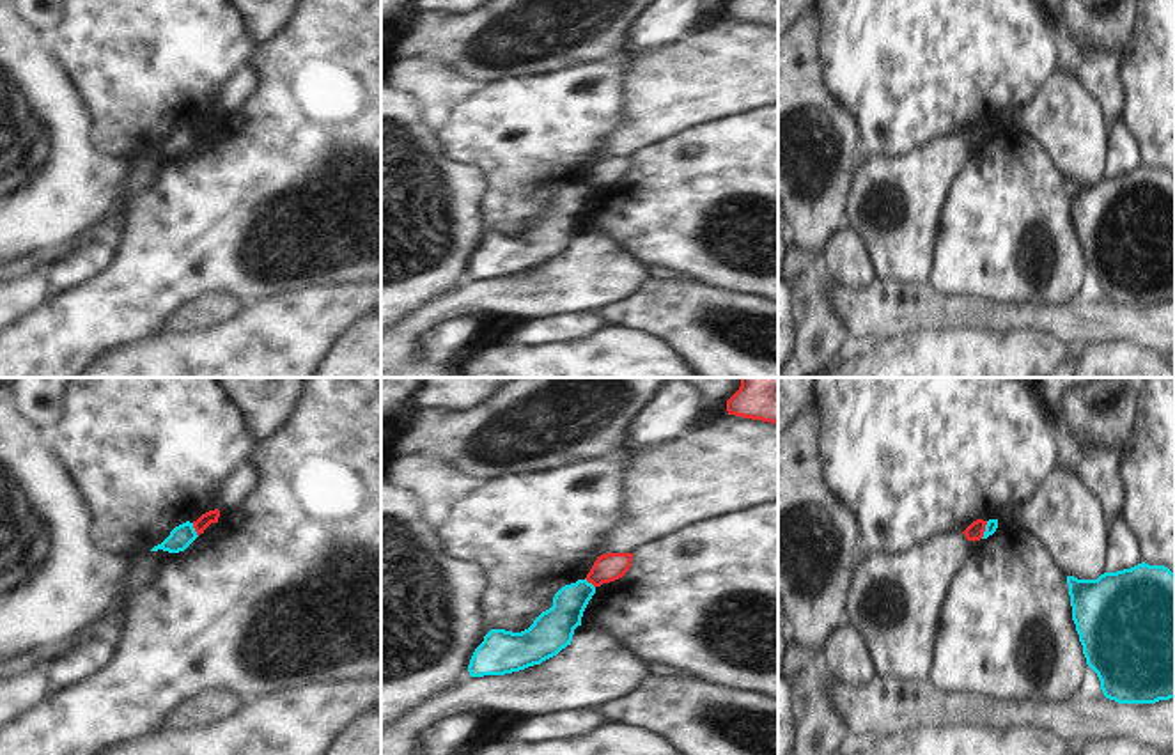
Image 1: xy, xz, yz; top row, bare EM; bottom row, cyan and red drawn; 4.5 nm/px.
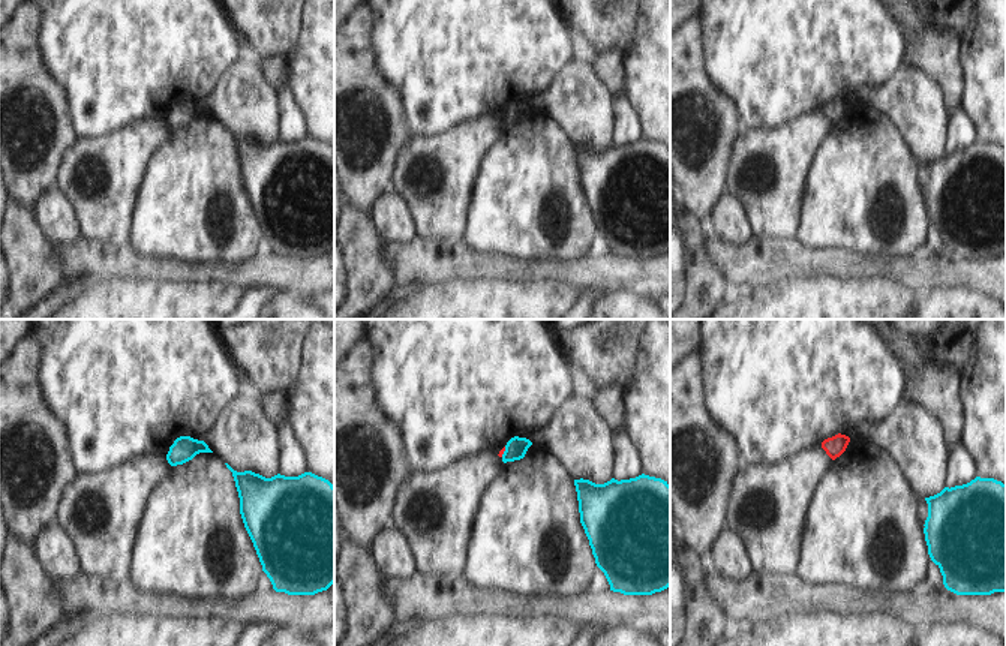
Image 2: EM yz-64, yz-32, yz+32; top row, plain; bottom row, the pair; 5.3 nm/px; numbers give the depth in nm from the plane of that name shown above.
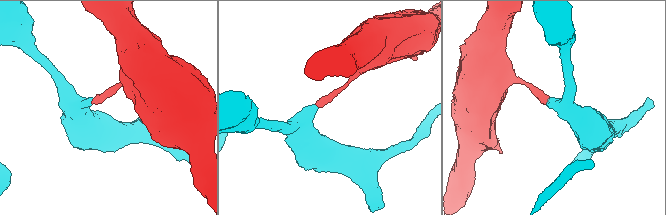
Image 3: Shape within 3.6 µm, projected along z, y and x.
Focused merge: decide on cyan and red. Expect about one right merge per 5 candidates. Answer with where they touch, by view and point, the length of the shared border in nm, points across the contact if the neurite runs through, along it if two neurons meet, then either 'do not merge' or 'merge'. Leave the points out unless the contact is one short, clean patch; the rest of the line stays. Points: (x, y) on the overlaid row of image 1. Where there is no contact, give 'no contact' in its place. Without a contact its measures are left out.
yz (986, 530) | 90 nm | along yz (988, 521), (980, 537) | do not merge

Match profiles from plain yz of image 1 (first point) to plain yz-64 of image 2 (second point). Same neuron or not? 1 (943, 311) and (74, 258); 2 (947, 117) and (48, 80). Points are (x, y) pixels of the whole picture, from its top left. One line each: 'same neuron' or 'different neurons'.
1: same neuron
2: different neurons

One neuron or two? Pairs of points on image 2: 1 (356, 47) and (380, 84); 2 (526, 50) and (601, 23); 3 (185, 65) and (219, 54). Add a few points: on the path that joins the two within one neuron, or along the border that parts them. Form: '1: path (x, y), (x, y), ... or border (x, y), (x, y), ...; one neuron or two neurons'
1: path (356, 56), (356, 60), (371, 75); one neuron
2: border (564, 15), (570, 24); two neurons
3: path (194, 56), (210, 54); one neuron

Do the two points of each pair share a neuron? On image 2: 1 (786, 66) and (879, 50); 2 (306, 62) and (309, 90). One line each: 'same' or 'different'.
1: same
2: same

